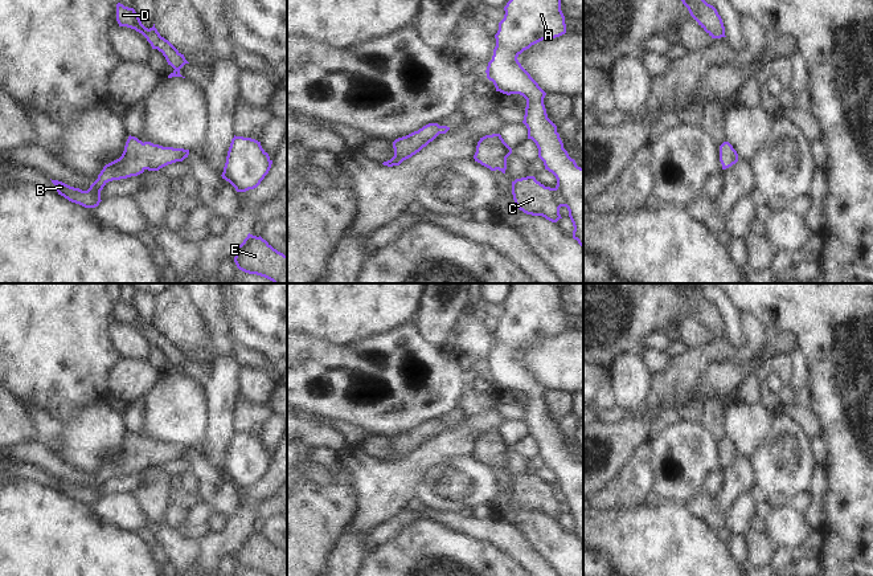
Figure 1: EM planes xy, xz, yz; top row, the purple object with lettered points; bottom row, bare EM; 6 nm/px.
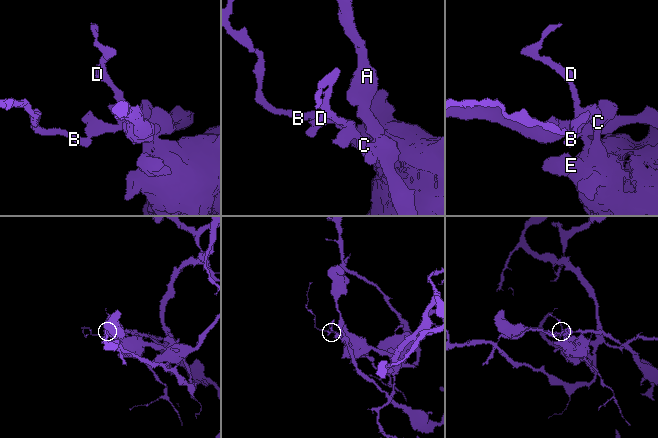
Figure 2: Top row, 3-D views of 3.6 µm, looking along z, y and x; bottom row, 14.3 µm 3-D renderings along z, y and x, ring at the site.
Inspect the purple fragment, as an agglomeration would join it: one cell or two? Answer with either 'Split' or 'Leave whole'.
Leave whole

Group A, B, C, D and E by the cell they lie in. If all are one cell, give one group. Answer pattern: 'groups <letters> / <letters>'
groups A B C D E

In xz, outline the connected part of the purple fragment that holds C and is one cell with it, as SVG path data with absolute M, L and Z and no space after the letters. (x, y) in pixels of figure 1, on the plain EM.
M515 283L504 307L487 375L496 388L520 391L526 396L522 420L528 425L528 436L536 440L545 466L557 475L554 485L545 483L534 473L516 475L512 478L513 497L524 510L542 512L552 519L562 515L560 504L566 503L574 523L573 535L583 546L583 465L569 453L557 422L548 414L546 389L517 356L532 342L566 330L560 287L553 283Z

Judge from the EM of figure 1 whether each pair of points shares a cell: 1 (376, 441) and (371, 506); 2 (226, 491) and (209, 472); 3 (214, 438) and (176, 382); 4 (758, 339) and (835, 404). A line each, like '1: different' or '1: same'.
1: different
2: same
3: different
4: different

